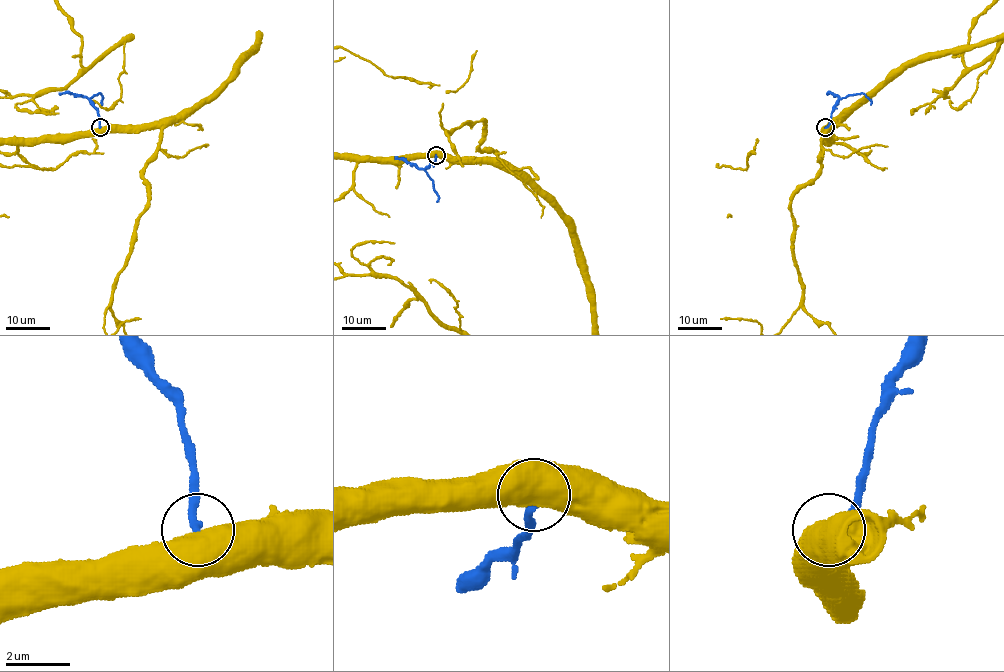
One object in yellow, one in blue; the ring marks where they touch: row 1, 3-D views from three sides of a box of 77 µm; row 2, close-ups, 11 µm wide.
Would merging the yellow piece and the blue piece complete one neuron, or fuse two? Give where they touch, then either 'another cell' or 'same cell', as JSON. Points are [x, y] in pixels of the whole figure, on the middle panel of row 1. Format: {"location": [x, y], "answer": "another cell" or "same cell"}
{"location": [436, 155], "answer": "another cell"}

